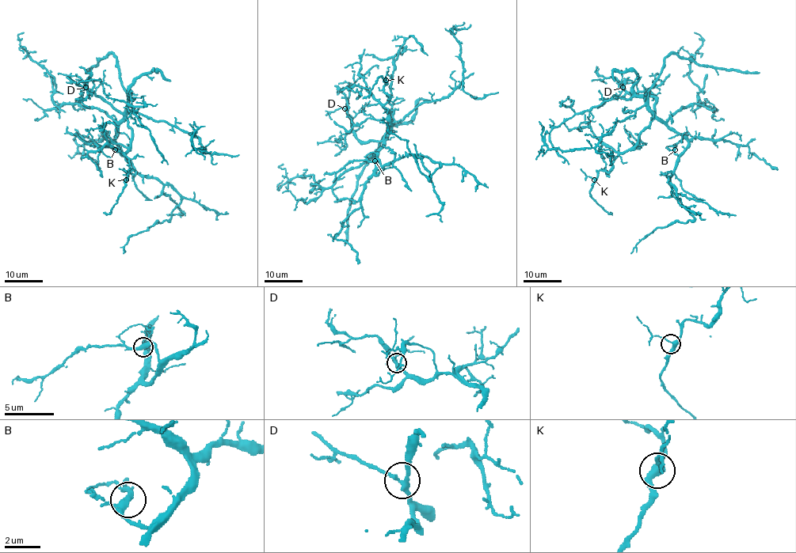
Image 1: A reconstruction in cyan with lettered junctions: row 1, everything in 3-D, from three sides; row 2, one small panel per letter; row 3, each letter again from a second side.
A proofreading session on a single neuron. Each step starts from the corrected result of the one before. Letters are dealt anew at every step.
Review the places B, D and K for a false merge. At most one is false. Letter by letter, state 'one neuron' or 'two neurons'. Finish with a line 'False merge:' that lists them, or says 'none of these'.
B: one neuron
D: one neuron
K: one neuron
False merge: none of these

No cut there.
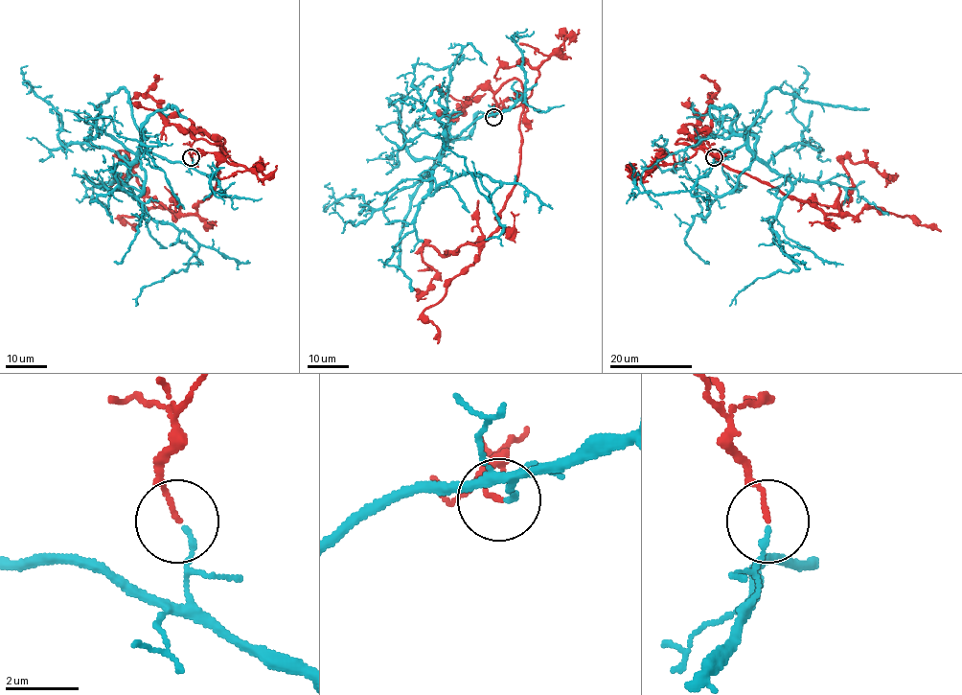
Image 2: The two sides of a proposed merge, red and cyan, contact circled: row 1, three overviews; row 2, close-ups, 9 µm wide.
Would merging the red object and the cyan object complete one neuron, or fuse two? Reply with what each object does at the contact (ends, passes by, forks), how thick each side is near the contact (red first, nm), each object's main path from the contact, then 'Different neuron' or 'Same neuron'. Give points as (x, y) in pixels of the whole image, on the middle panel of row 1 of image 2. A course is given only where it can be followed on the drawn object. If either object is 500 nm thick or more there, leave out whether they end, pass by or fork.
At the ring red ends. At the ring cyan ends. Thickness 120 nm (red) against 140 nm. Course of red: (492, 116), (523, 108), (497, 228), (442, 255), (424, 245), (437, 273), (412, 288). Course of cyan: (494, 116), (450, 137), (430, 194), (474, 173), (500, 182), (489, 201), (438, 131). Same neuron

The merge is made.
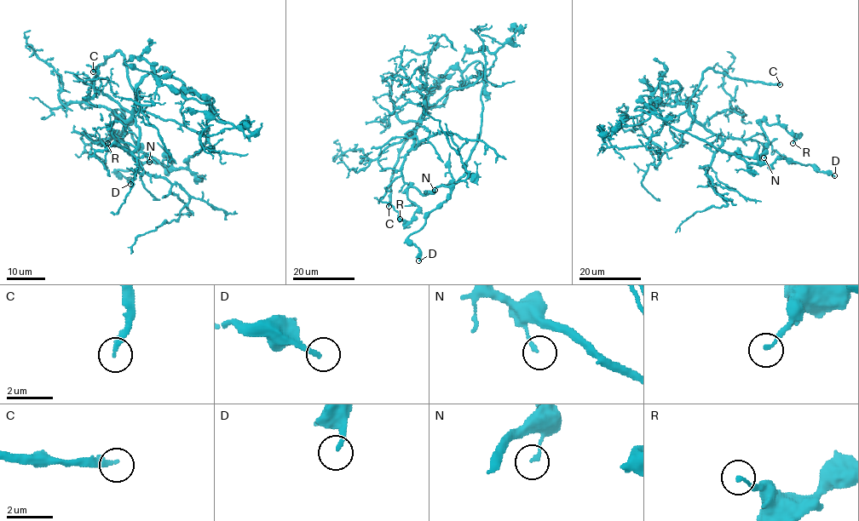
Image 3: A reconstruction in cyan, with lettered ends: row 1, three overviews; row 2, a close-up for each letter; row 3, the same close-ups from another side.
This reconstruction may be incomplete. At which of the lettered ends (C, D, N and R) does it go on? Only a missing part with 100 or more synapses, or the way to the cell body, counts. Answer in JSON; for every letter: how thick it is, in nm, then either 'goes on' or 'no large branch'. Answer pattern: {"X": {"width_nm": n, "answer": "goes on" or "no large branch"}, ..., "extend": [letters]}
{"C": {"width_nm": 240, "answer": "goes on"}, "D": {"width_nm": 180, "answer": "no large branch"}, "N": {"width_nm": 150, "answer": "no large branch"}, "R": {"width_nm": 160, "answer": "no large branch"}, "extend": ["C"]}

